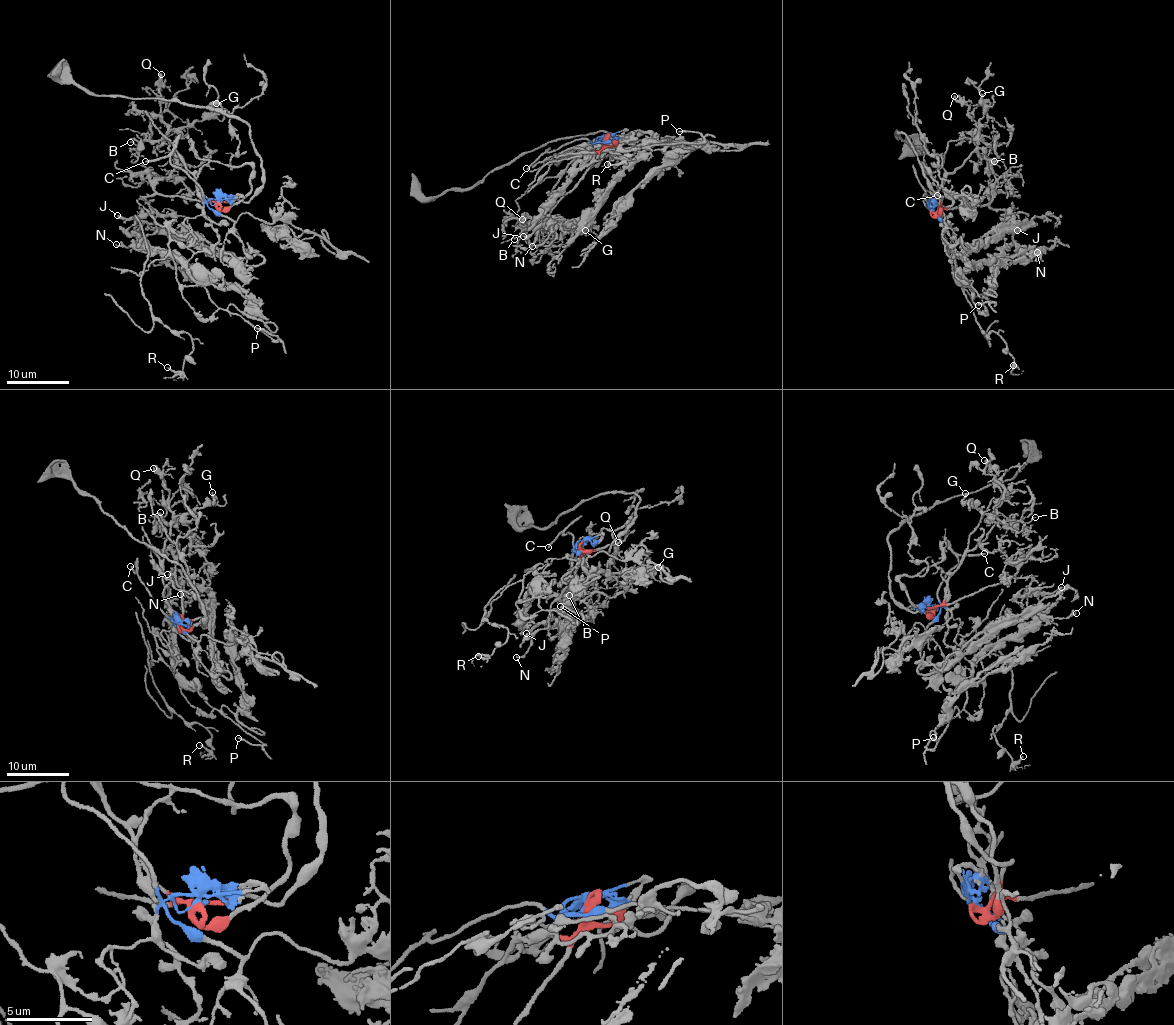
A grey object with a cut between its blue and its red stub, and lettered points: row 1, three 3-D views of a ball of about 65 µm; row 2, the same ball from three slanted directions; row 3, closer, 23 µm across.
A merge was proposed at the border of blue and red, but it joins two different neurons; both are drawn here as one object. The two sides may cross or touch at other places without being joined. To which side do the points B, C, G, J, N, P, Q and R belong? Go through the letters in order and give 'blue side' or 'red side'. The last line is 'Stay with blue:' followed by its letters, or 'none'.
B: red side
C: blue side
G: red side
J: red side
N: red side
P: blue side
Q: red side
R: blue side
Stay with blue: C, P, R

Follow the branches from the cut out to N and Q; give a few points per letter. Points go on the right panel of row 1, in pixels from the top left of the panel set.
N: (932, 210), (988, 205), (1004, 210), (1004, 224), (1012, 232), (1014, 242), (1037, 252)
Q: (932, 210), (937, 212), (942, 208), (936, 189), (976, 148), (976, 121), (969, 115), (968, 106), (954, 95)

